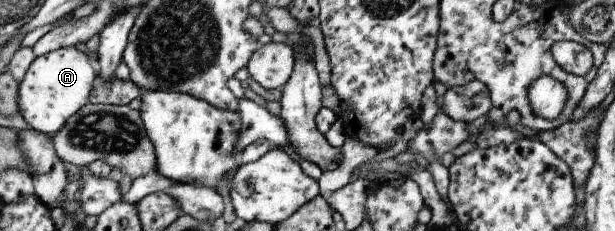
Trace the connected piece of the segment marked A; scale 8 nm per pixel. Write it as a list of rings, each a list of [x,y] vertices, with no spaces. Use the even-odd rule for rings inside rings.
[[[68,46],[37,57],[30,64],[22,81],[19,81],[18,113],[32,130],[53,135],[64,127],[70,116],[88,103],[87,99],[98,75],[97,65],[89,58],[74,46]]]

